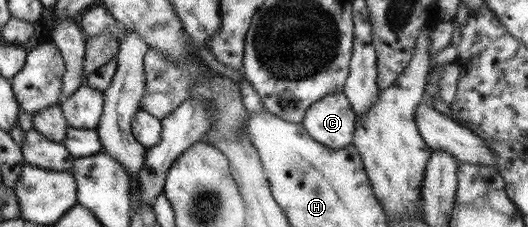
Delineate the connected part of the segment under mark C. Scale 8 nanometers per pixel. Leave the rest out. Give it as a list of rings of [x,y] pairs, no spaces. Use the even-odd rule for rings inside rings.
[[[331,93],[312,103],[301,126],[320,145],[342,149],[351,144],[356,119],[344,94]]]

